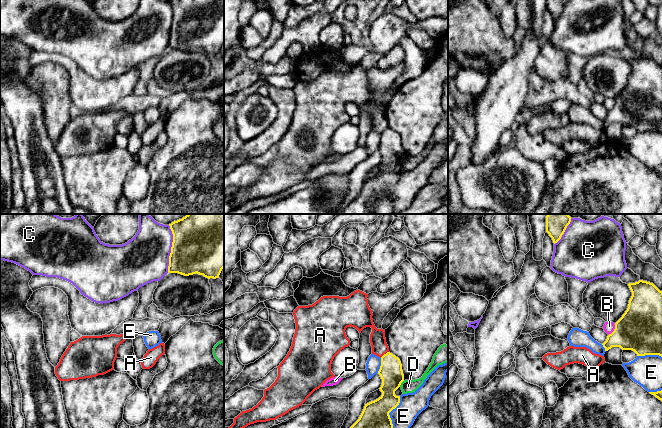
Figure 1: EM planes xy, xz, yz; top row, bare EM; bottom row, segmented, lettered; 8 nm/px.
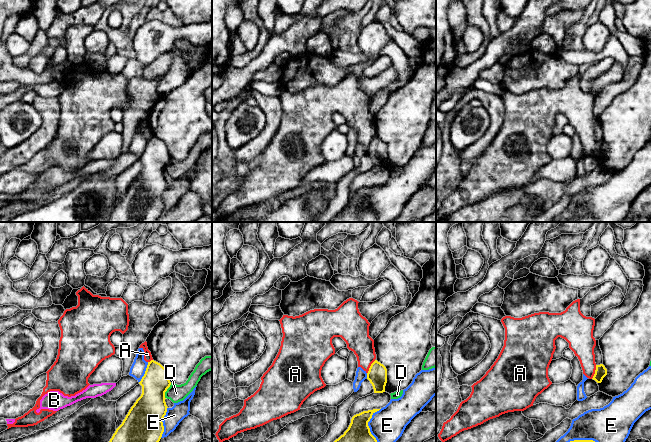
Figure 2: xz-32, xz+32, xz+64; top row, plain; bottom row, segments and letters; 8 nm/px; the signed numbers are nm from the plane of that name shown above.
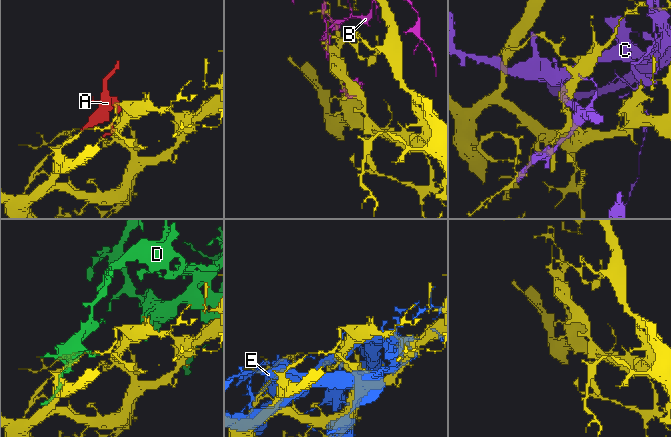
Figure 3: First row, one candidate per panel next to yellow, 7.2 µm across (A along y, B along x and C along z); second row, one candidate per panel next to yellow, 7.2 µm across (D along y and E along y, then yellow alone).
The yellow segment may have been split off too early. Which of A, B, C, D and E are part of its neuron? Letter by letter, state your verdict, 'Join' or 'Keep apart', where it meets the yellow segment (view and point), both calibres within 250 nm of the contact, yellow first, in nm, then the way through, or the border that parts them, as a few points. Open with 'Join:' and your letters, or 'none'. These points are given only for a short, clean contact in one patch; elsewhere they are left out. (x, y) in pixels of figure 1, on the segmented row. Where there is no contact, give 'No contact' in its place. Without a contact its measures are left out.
Join: none
A: Keep apart. Touches yellow at xz (384, 354). Thickness 190 nm (yellow) against 130 nm
B: Keep apart. Touches yellow at yz (614, 329). Thickness 360 nm (yellow) against 90 nm
C: Keep apart. Touches yellow at xy (171, 249). Thickness 460 nm (yellow) against 380 nm
D: Keep apart. Touches yellow at xz (401, 382). Thickness 190 nm (yellow) against 110 nm
E: Keep apart. Touches yellow at xz (390, 411). Thickness 220 nm (yellow) against 190 nm

